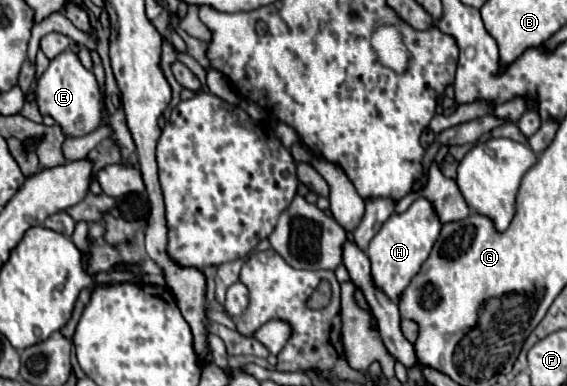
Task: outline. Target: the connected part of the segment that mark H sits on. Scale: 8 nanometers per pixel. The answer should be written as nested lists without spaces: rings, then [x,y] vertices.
[[[422,197],[416,199],[404,213],[400,215],[392,215],[382,229],[372,237],[366,255],[372,263],[372,281],[374,285],[394,303],[398,303],[402,291],[408,287],[408,283],[412,281],[412,277],[420,271],[422,263],[428,259],[430,249],[436,241],[436,237],[440,235],[440,221],[436,217],[436,211],[432,209],[430,201],[424,201]]]

